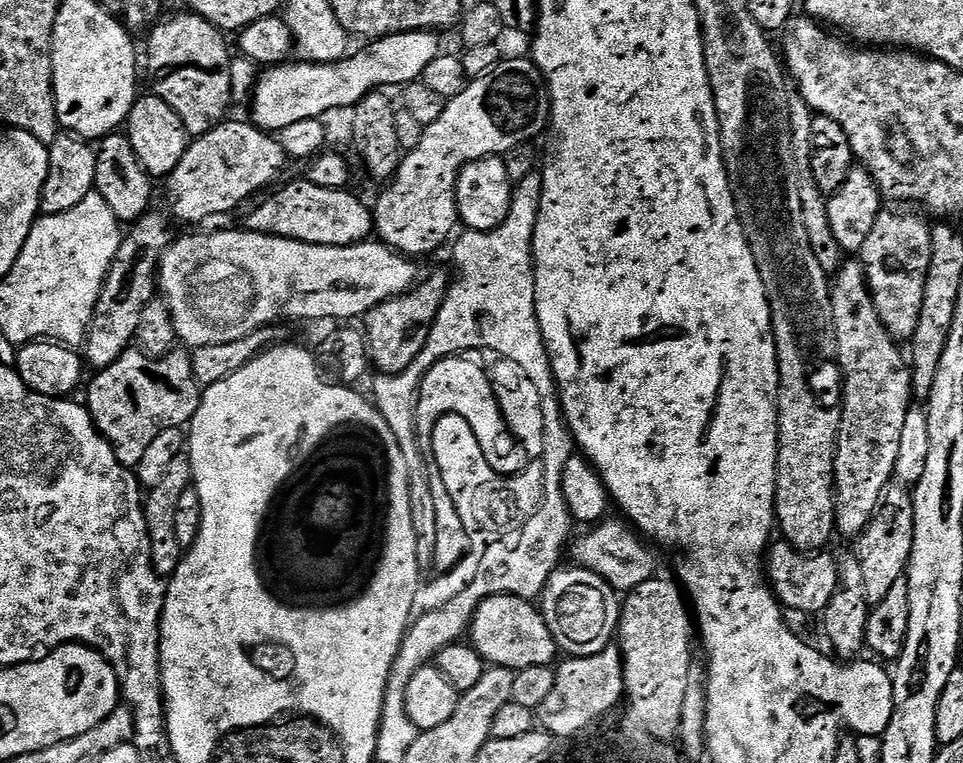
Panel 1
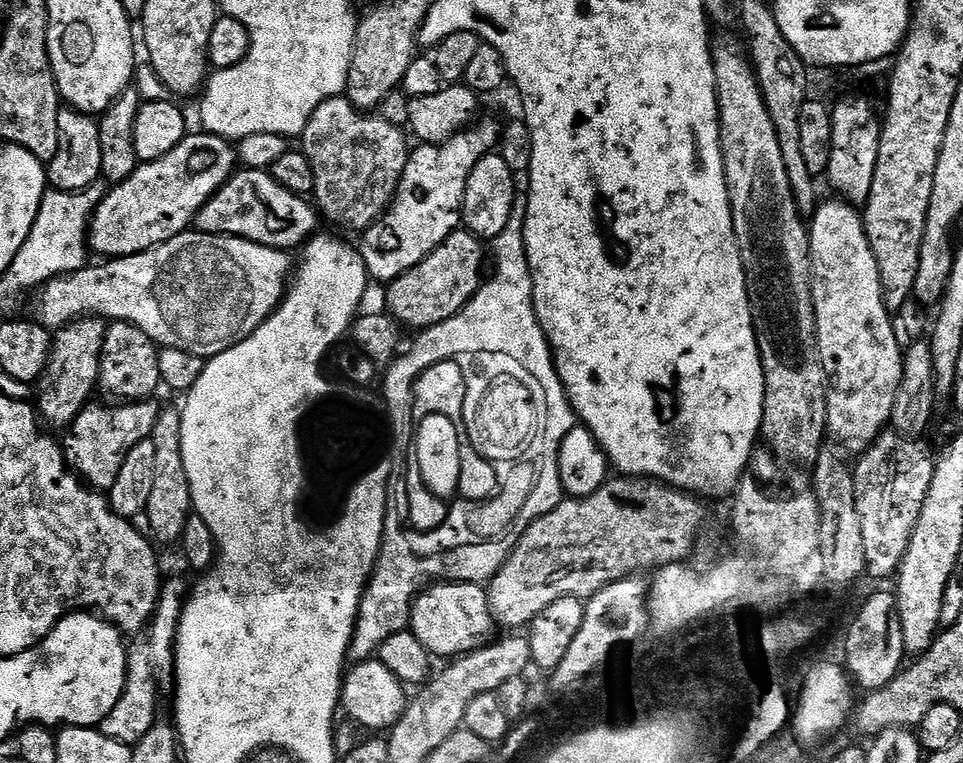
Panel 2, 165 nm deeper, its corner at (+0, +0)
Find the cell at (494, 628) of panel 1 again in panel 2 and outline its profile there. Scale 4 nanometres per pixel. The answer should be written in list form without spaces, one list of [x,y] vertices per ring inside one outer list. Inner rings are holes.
[[[436,582],[425,587],[413,600],[410,631],[433,657],[457,658],[480,651],[493,639],[488,629],[491,620],[488,594],[479,583]]]

